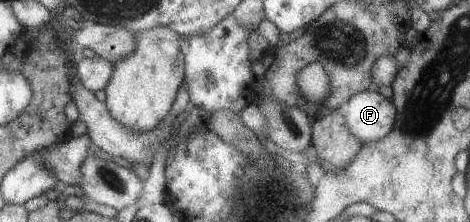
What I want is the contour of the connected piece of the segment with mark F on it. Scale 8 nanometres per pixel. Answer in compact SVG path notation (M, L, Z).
M376 89L351 96L342 111L347 128L362 143L386 138L397 119L397 110L391 99L385 98Z

